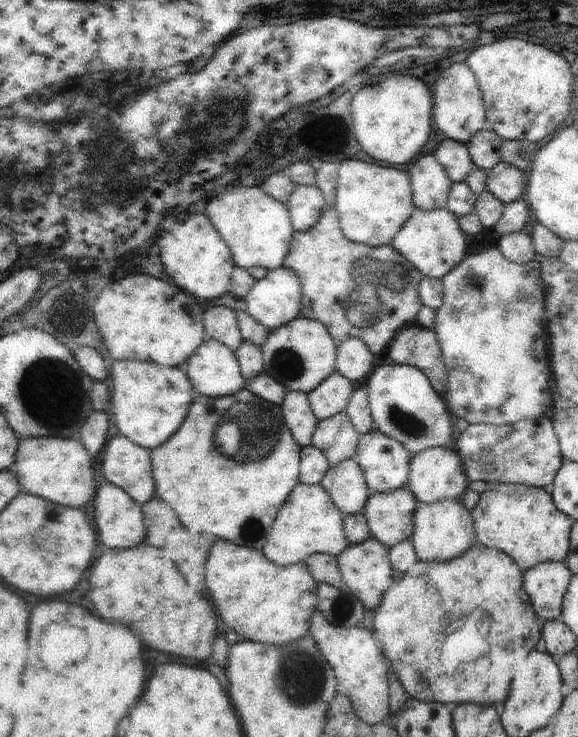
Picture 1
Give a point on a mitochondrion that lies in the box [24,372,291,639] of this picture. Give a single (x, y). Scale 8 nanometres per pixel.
(232, 431)

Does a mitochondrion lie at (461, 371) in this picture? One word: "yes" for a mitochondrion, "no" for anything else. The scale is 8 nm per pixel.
no

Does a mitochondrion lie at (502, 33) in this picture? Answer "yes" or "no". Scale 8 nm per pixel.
no

